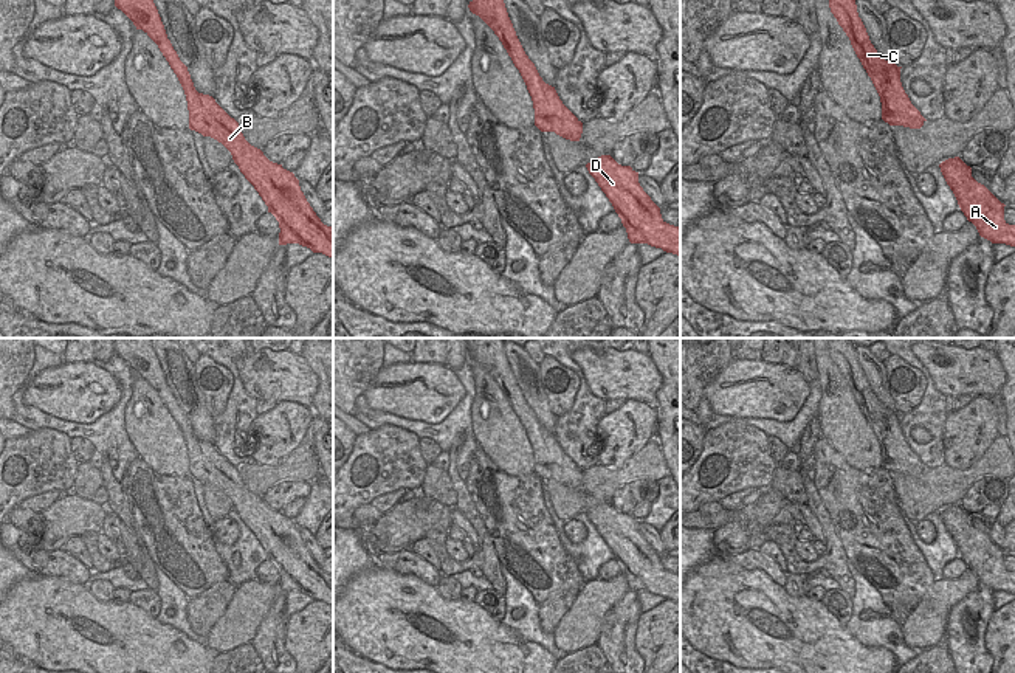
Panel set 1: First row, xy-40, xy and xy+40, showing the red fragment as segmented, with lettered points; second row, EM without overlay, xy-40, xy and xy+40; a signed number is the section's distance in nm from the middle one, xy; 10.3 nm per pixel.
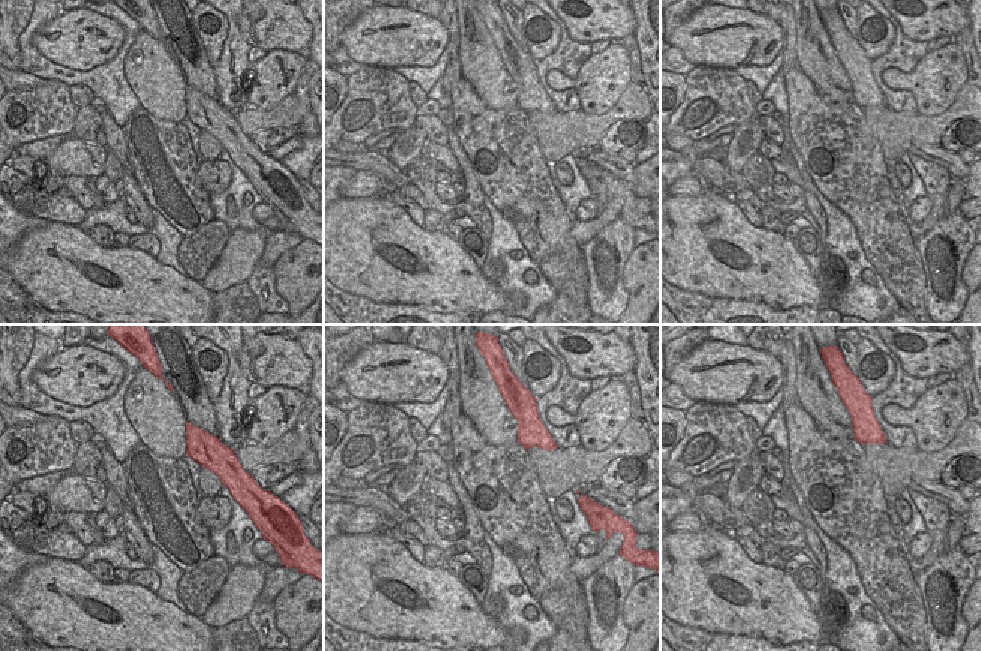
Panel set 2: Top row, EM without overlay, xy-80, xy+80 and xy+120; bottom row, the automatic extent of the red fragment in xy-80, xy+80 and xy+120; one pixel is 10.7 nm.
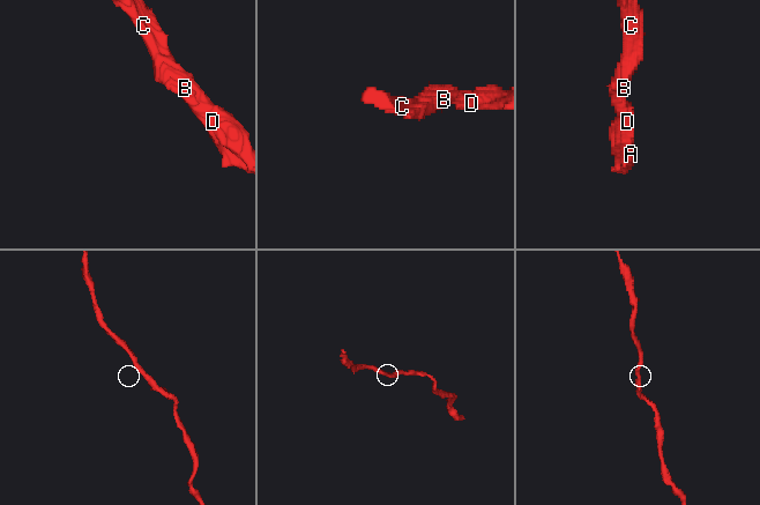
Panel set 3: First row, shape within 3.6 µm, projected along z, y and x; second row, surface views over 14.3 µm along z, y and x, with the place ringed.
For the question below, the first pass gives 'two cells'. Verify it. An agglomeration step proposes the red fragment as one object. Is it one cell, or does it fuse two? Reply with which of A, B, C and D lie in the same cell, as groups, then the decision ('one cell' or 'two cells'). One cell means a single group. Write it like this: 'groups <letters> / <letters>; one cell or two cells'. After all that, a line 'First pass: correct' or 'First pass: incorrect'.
groups A B C D; one cell
First pass: incorrect

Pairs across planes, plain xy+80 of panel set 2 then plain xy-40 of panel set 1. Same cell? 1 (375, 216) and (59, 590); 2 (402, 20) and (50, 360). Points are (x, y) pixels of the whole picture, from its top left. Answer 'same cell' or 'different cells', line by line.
1: same cell
2: different cells

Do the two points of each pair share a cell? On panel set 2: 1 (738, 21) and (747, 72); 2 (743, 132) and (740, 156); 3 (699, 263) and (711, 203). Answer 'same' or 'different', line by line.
1: different
2: same
3: same

